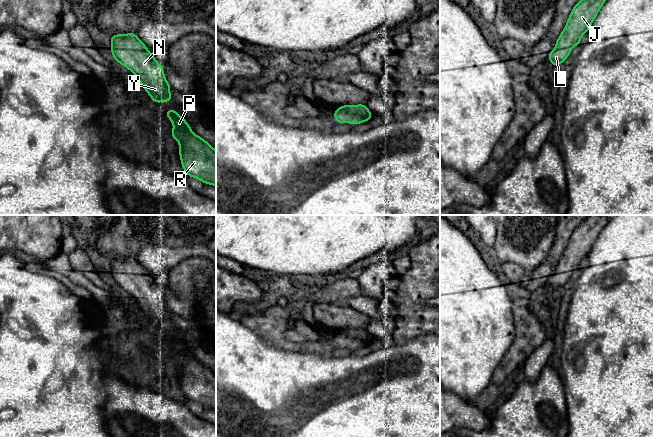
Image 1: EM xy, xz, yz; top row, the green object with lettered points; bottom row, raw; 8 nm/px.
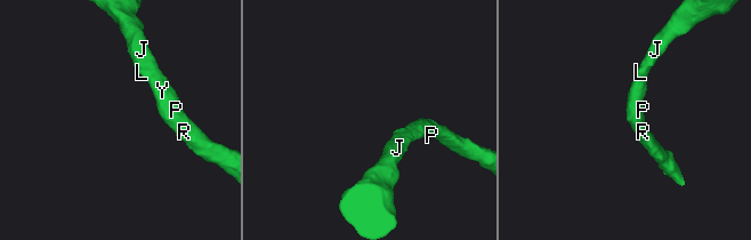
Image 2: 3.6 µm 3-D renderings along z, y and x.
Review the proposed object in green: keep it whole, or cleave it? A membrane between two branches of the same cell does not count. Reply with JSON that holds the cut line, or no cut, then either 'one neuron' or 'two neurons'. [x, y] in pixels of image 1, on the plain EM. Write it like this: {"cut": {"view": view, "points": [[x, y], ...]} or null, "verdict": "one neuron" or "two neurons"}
{"cut": null, "verdict": "one neuron"}

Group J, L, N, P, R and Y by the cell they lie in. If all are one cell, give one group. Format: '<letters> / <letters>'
J L N P R Y

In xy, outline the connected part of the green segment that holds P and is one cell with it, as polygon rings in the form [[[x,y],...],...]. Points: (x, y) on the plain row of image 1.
[[[168,333],[166,339],[173,347],[170,360],[179,367],[185,397],[205,408],[216,410],[216,374],[204,362],[197,360],[178,336]]]

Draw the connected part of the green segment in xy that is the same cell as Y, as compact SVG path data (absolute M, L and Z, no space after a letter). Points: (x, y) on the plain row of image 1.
M135 257L111 260L111 276L114 284L129 293L155 327L168 326L173 322L164 293L152 276Z

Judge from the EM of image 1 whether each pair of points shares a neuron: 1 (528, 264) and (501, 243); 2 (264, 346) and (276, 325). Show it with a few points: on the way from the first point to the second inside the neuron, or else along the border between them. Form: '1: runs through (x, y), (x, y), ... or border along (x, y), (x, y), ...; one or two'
1: runs through (521, 257), (508, 244); one
2: border along (269, 338), (280, 340); two

